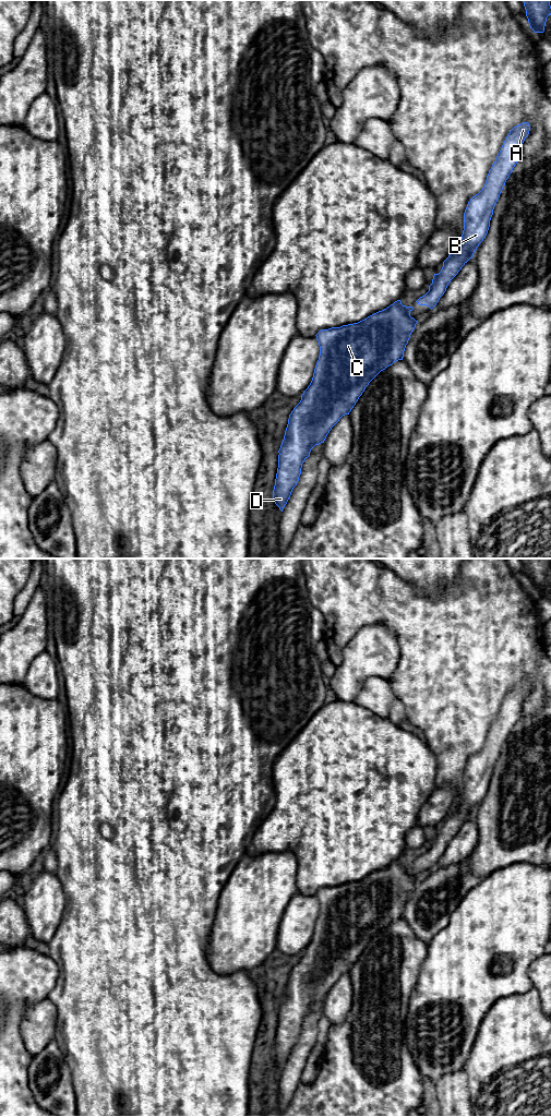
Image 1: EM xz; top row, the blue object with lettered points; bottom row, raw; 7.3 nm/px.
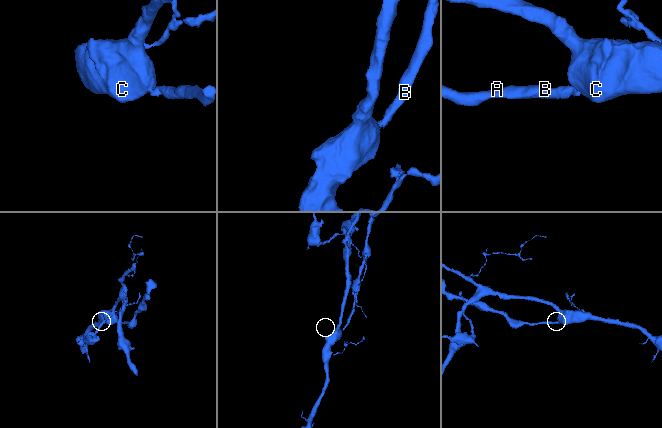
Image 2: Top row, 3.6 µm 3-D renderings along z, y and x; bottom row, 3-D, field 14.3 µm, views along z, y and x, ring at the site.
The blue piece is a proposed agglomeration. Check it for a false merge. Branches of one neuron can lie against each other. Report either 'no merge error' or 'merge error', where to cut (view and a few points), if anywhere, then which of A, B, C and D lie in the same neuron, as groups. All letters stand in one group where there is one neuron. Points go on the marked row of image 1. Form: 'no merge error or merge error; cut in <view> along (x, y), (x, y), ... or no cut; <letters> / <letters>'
merge error; cut in xz along (408, 307), (409, 311); A B / C D

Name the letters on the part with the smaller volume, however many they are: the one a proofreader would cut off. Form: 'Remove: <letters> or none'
Remove: A, B

